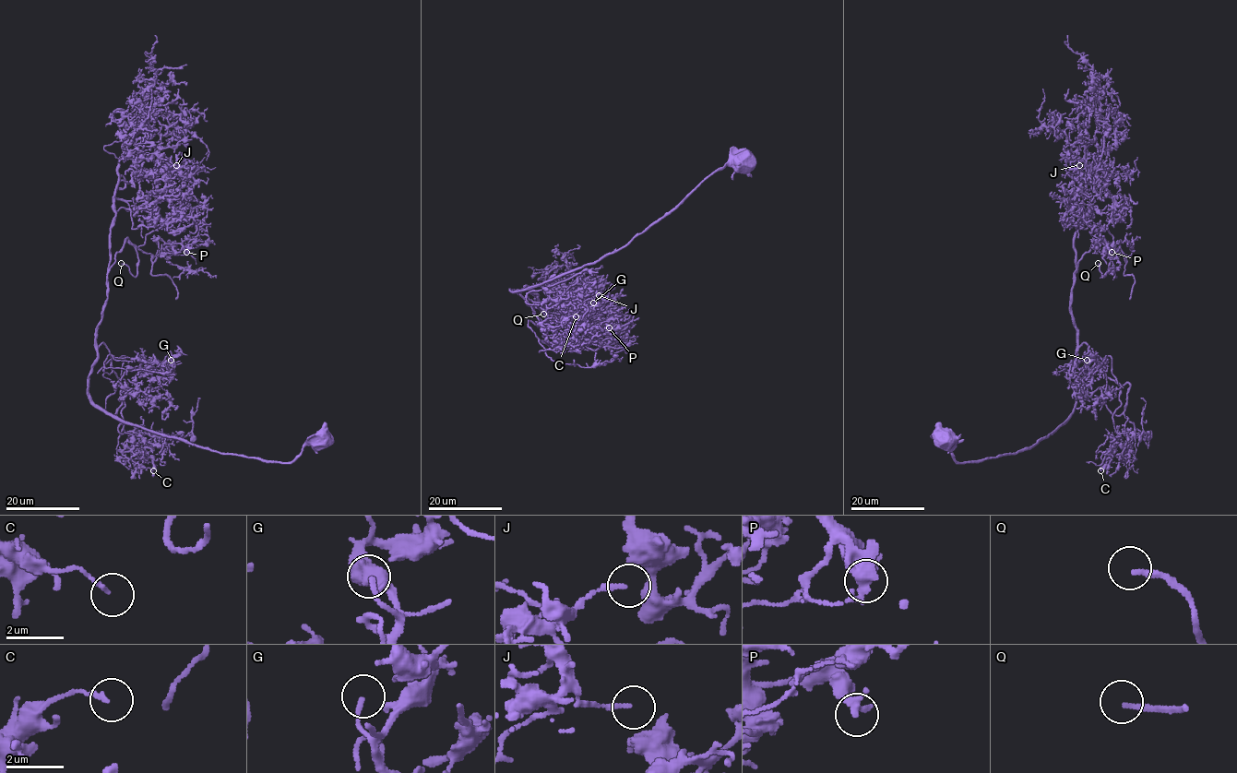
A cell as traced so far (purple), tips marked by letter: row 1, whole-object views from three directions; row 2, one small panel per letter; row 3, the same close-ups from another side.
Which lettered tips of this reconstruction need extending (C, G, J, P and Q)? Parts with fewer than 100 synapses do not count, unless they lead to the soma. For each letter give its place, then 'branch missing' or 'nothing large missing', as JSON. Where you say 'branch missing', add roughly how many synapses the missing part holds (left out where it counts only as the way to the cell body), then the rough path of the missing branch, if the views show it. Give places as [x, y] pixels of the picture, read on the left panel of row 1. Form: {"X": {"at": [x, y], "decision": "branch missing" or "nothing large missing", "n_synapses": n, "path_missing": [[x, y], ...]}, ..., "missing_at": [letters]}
{"C": {"at": [153, 470], "decision": "nothing large missing"}, "G": {"at": [171, 360], "decision": "nothing large missing"}, "J": {"at": [176, 165], "decision": "nothing large missing"}, "P": {"at": [186, 252], "decision": "nothing large missing"}, "Q": {"at": [121, 263], "decision": "branch missing", "n_synapses": 300, "path_missing": [[121, 263], [113, 281], [129, 279], [142, 291], [151, 289], [156, 293], [158, 302], [153, 308], [133, 311]]}, "missing_at": ["Q"]}

